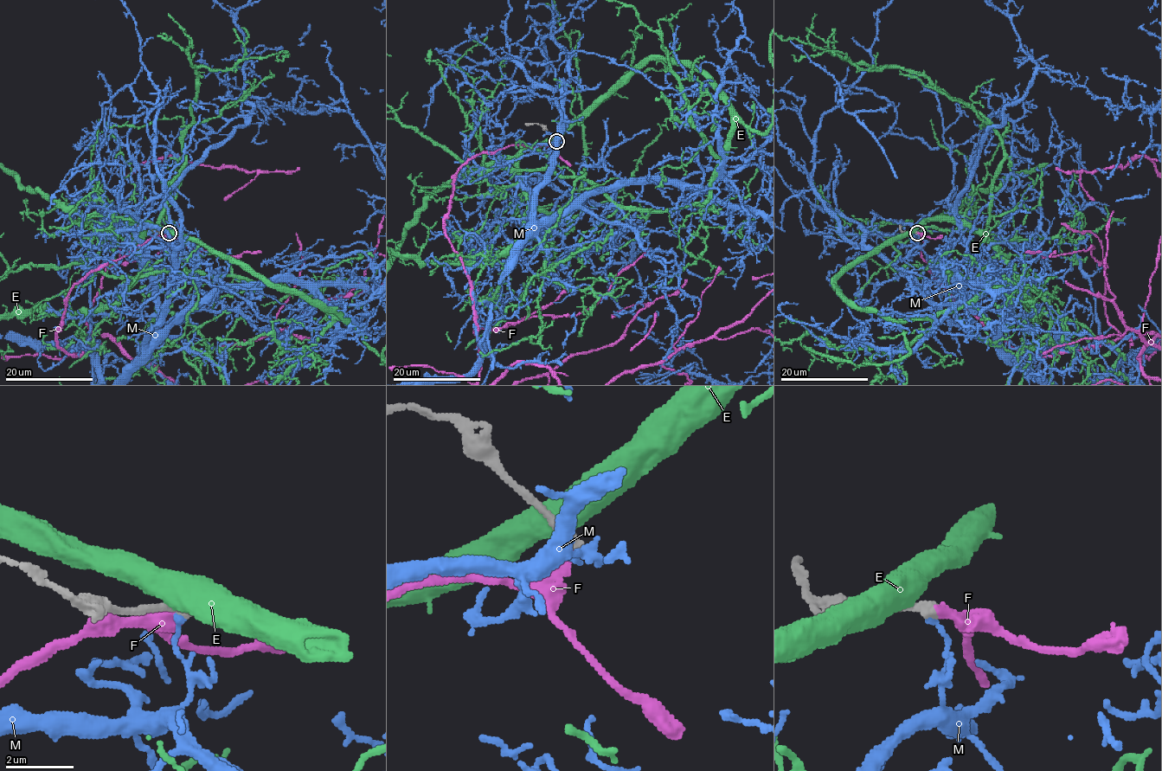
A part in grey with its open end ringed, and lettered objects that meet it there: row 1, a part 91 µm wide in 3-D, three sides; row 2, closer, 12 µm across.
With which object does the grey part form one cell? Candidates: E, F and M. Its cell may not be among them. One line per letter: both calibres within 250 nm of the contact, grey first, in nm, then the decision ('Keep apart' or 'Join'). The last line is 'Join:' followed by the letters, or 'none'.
E: Thickness 360 nm (grey) against 800 nm. Keep apart
F: Thickness 340 nm (grey) against 360 nm. Join
M: Thickness 360 nm (grey) against 170 nm. Keep apart
Join: F

